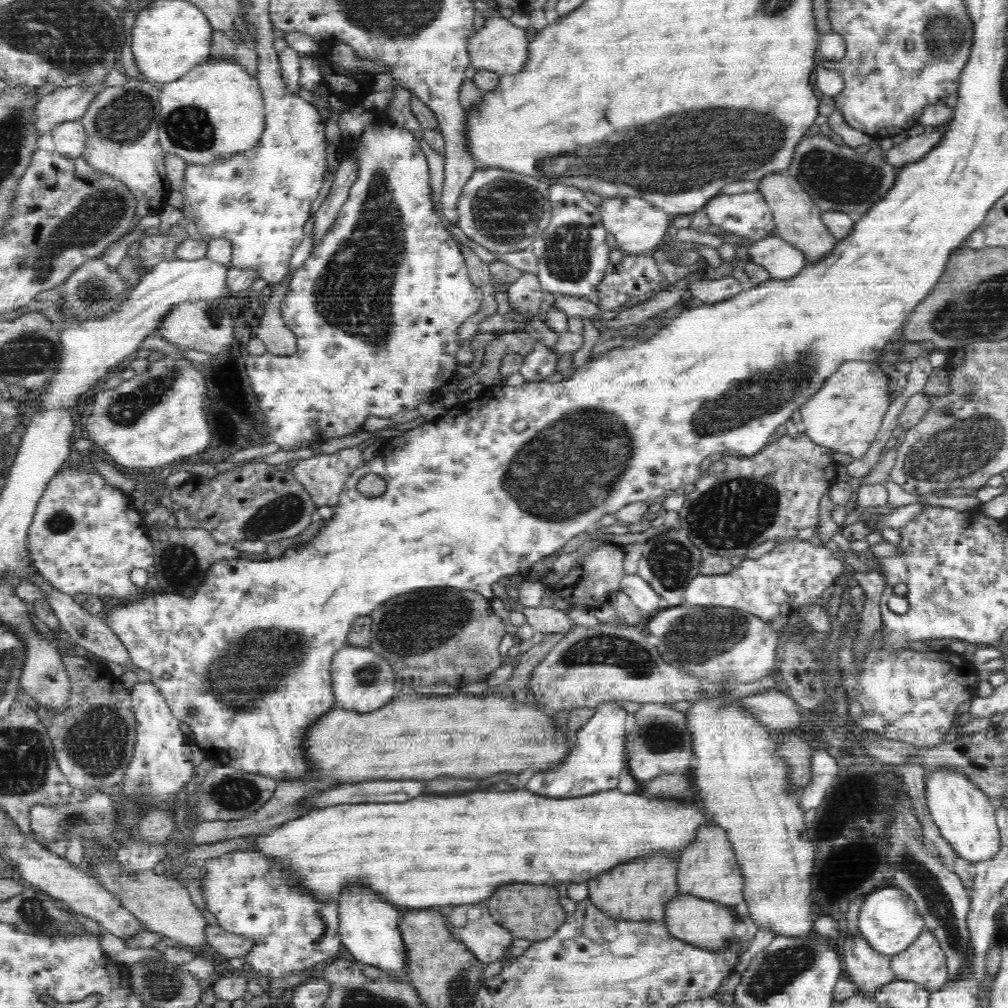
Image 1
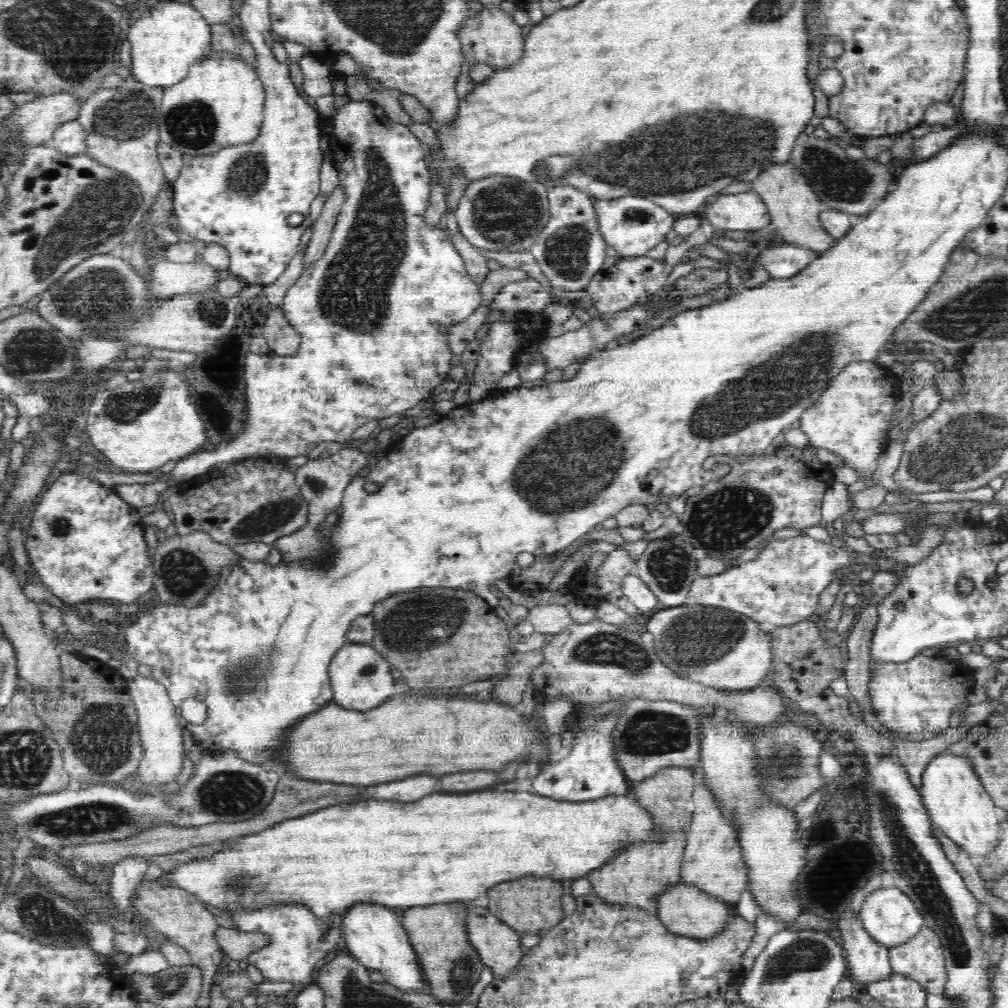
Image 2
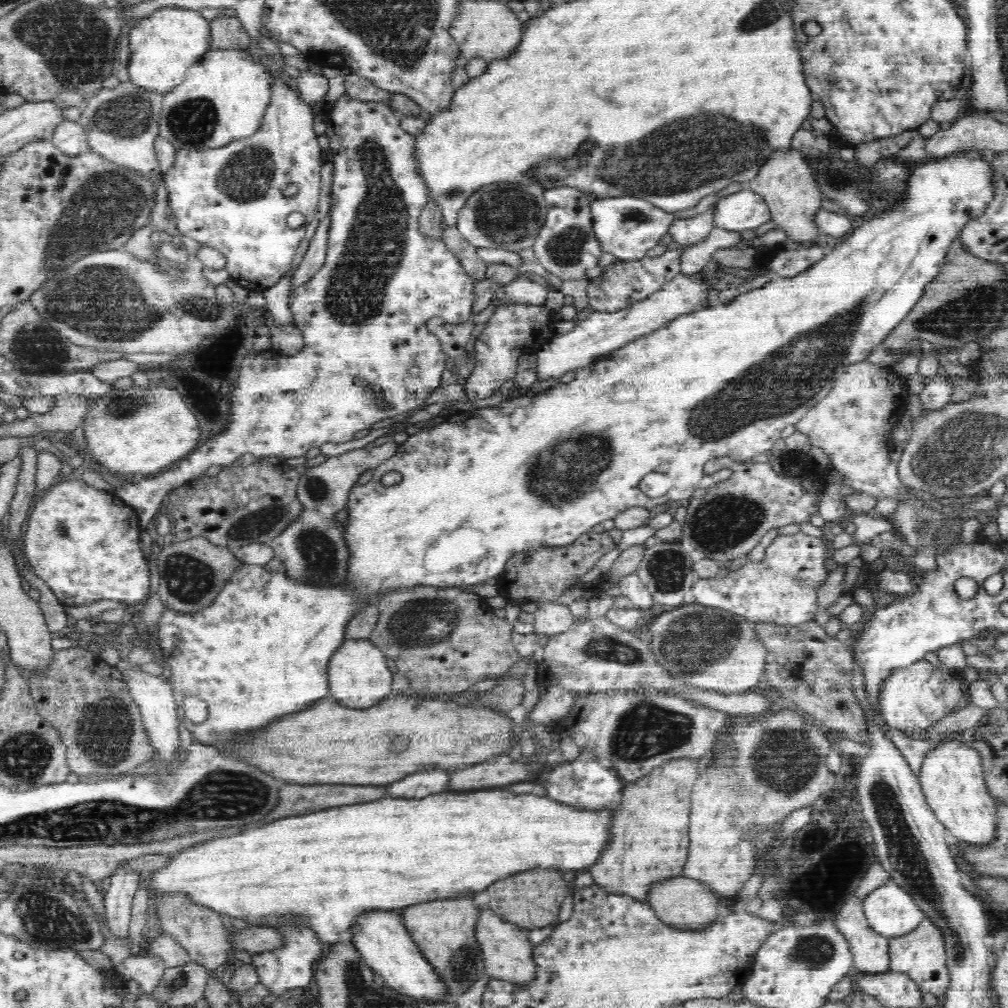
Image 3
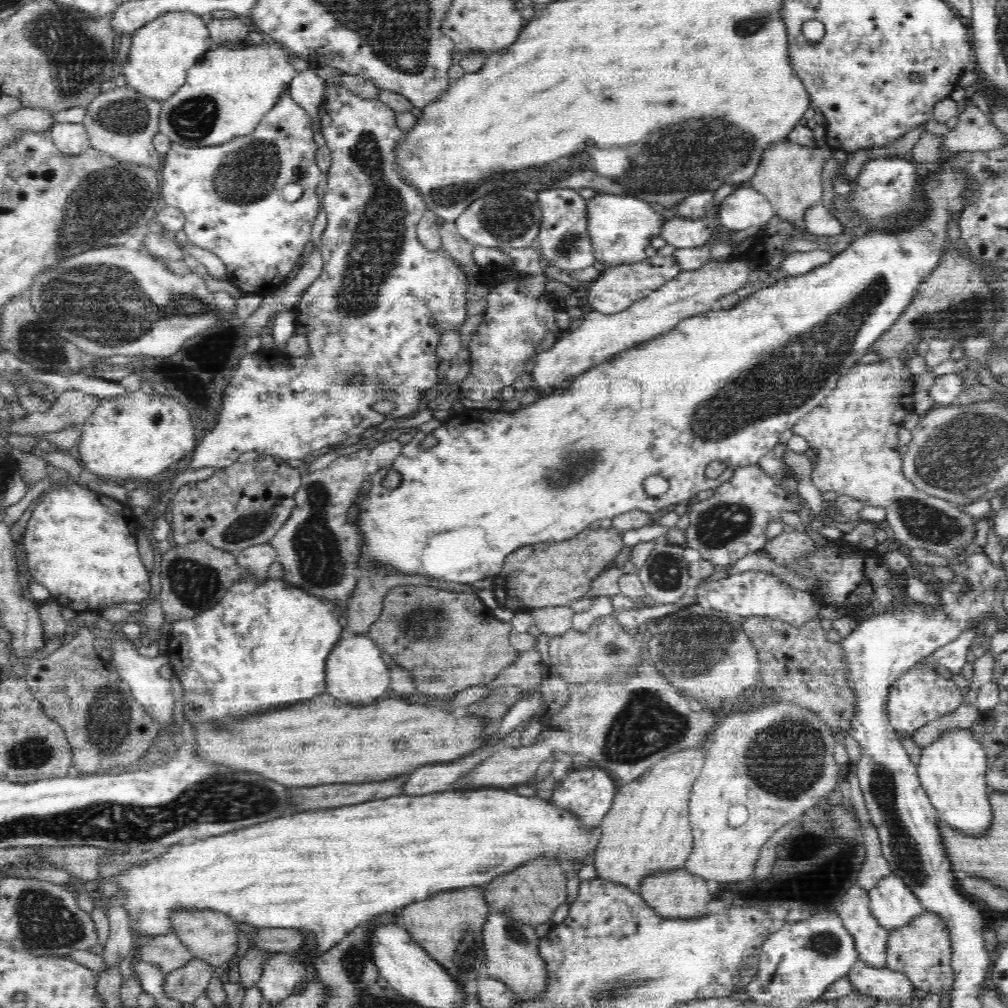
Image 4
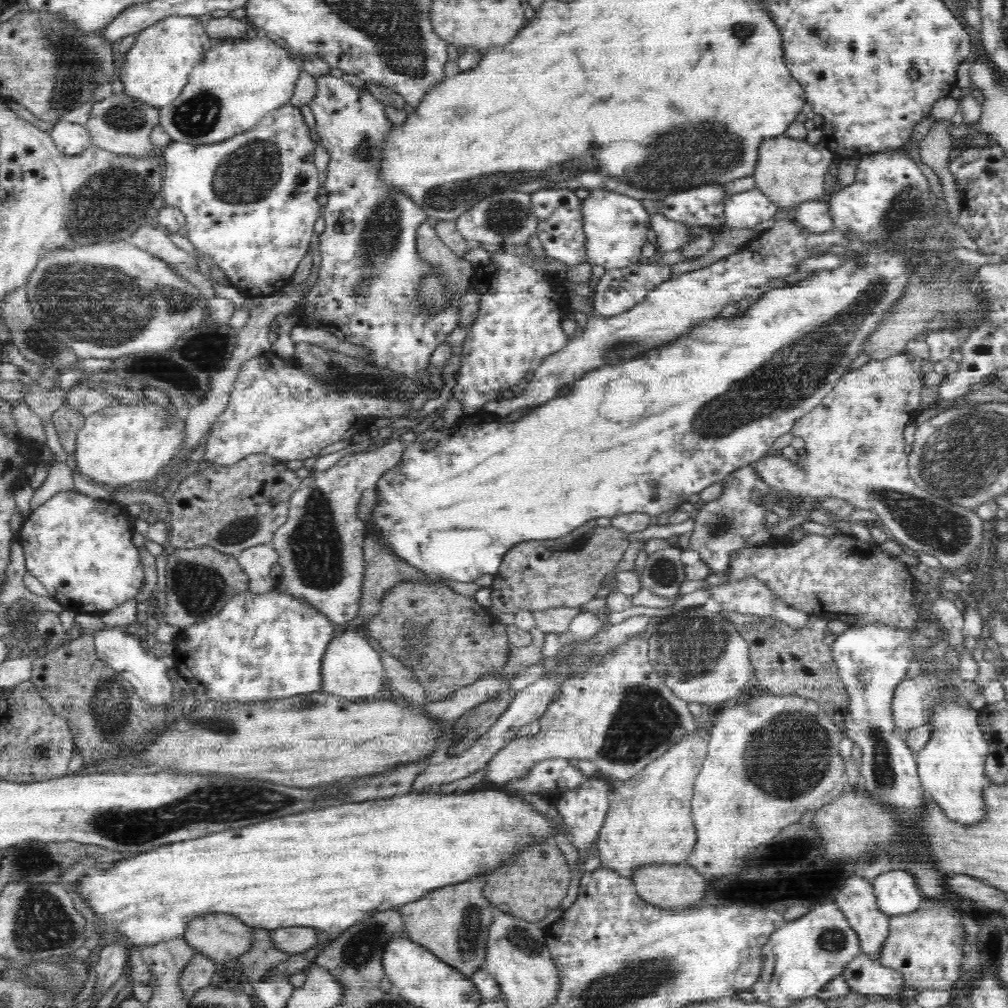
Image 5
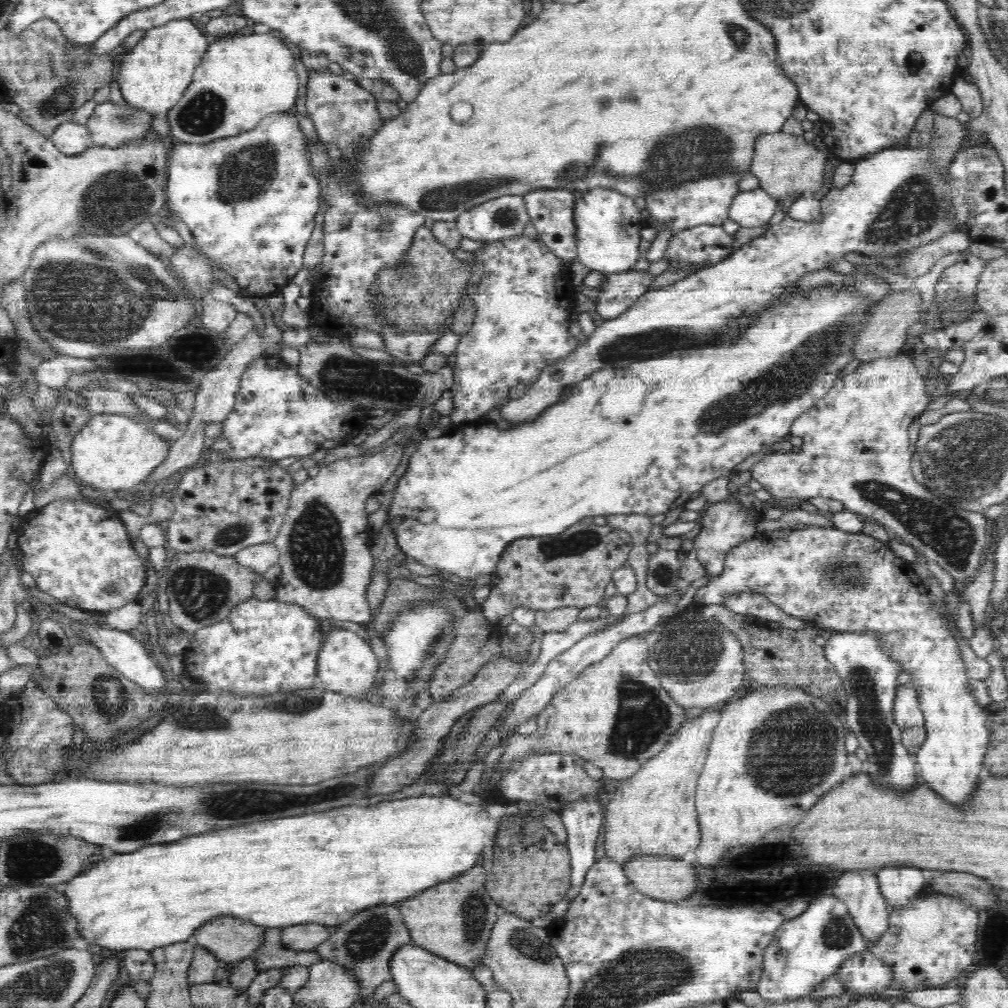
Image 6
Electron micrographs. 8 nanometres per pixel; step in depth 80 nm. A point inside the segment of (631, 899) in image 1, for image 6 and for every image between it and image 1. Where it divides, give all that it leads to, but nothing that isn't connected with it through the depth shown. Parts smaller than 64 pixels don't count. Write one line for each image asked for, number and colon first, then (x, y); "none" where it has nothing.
2: (641, 875)
3: (649, 843)
4: (646, 831)
5: (649, 822)
6: (652, 814)

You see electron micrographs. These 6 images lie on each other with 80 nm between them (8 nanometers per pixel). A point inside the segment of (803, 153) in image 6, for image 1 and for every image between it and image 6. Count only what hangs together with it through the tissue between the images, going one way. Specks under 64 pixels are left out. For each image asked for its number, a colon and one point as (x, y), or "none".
1: (798, 220)
2: (794, 207)
3: (786, 182)
4: (789, 175)
5: (788, 171)

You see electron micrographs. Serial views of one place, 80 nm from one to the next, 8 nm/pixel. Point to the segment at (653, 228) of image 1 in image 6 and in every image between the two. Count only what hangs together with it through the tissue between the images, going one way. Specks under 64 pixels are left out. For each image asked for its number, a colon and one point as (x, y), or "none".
2: (632, 225)
3: (626, 227)
4: (621, 227)
5: (615, 225)
6: (607, 222)

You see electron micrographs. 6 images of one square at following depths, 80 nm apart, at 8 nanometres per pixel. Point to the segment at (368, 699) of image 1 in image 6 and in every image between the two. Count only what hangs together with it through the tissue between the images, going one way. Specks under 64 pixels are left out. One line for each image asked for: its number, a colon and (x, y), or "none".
2: (360, 678)
3: (358, 674)
4: (355, 672)
5: (351, 668)
6: (347, 664)

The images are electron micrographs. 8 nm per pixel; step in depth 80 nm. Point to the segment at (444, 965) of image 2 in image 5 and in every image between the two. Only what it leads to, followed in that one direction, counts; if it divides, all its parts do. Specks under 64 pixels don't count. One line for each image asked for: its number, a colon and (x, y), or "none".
3: (443, 930)
4: (448, 926)
5: (453, 923)

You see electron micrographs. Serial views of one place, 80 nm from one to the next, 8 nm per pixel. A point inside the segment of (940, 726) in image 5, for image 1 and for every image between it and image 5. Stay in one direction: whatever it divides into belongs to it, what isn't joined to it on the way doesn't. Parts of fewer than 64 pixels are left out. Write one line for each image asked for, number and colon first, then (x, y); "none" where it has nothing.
1: (966, 817)
2: (951, 790)
3: (951, 777)
4: (952, 770)

